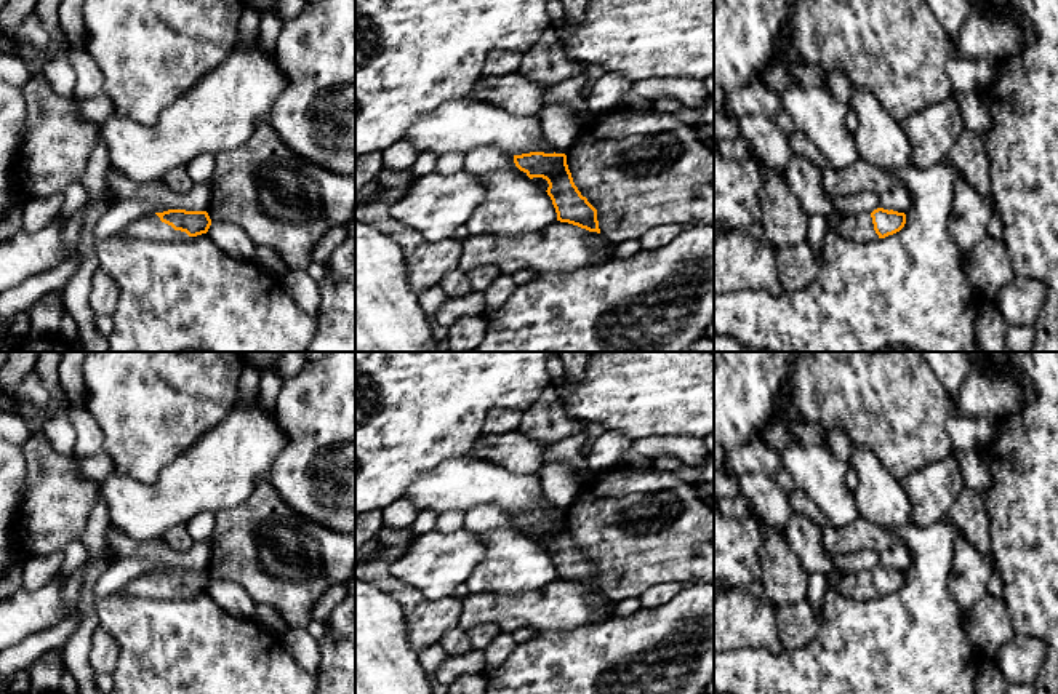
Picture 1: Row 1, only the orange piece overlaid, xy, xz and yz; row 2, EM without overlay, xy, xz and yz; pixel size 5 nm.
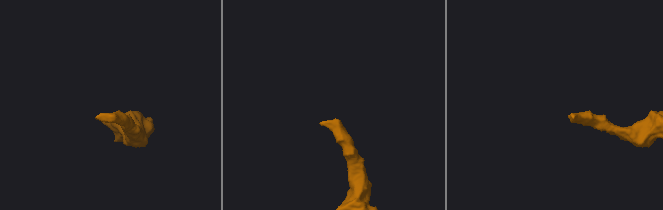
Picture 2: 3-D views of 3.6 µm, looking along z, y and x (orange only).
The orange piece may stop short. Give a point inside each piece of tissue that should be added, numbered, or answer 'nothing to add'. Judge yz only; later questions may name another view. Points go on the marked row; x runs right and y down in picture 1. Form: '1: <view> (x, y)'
1: yz (858, 227)

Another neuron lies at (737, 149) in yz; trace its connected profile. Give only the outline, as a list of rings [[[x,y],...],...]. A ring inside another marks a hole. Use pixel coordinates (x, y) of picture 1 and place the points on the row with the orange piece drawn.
[[[744,138],[739,139],[722,139],[717,142],[719,152],[725,157],[725,158],[733,158],[733,160],[744,160],[749,157],[749,149],[747,149],[747,142],[744,141]]]

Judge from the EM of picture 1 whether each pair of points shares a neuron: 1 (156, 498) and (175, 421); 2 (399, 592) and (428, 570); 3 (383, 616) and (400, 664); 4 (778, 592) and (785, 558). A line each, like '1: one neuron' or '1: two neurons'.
1: two neurons
2: two neurons
3: one neuron
4: one neuron

